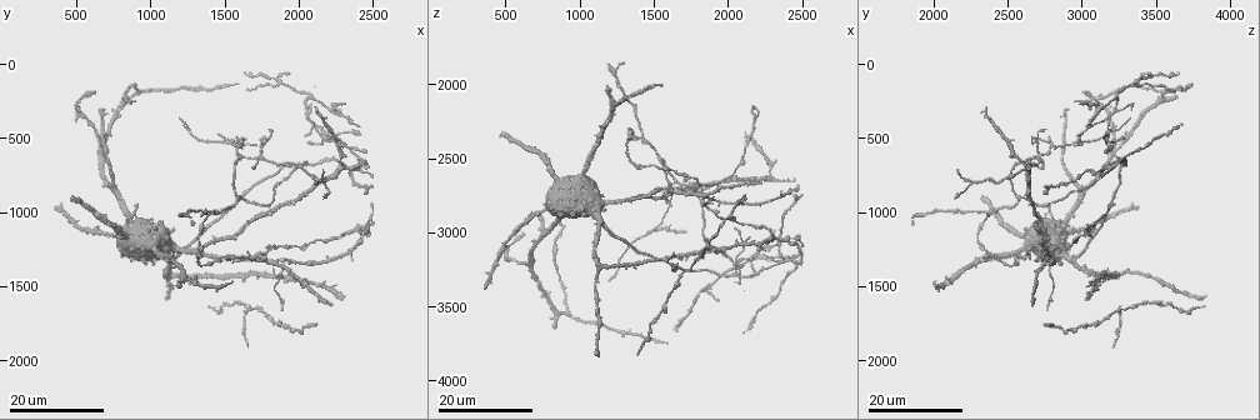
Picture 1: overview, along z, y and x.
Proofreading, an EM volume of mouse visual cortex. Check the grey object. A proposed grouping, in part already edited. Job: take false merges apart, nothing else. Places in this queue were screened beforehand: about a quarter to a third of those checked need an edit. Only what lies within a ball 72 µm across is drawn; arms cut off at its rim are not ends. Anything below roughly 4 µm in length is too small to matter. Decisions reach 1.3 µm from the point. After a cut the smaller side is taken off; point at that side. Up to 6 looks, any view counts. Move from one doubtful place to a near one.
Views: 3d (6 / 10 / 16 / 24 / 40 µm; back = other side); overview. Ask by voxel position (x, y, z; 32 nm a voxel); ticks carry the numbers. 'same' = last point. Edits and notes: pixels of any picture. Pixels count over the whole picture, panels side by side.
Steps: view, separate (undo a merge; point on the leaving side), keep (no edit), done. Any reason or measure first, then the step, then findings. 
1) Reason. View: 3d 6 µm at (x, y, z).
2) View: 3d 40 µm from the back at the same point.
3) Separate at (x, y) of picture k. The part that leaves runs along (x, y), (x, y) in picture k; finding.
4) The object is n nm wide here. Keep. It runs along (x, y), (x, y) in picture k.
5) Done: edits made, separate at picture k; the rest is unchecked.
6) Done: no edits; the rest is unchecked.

View: 3d 16 µm at (1740, 600, 2700).

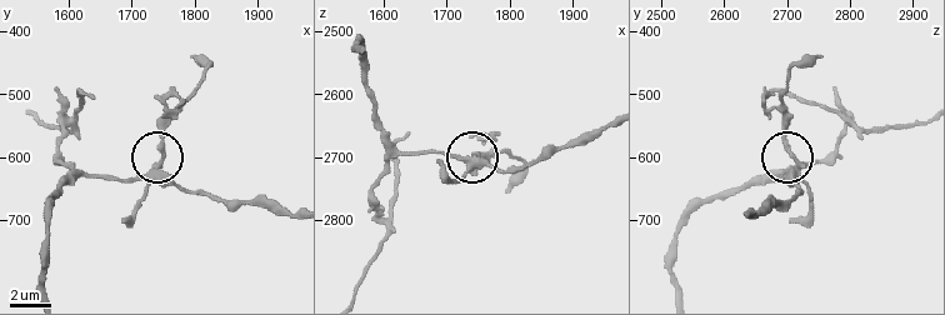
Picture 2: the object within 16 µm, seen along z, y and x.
Closer look. View: 3d 10 µm at (1740, 620, 2715).

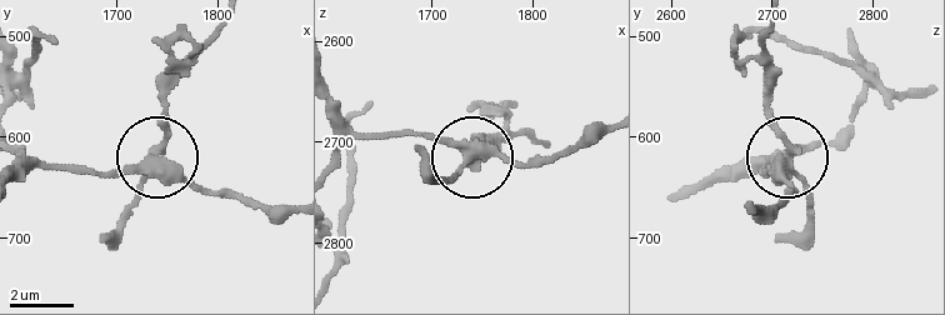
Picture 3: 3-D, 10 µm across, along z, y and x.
View: 3d 10 µm from the back at (1742, 618, 2716).

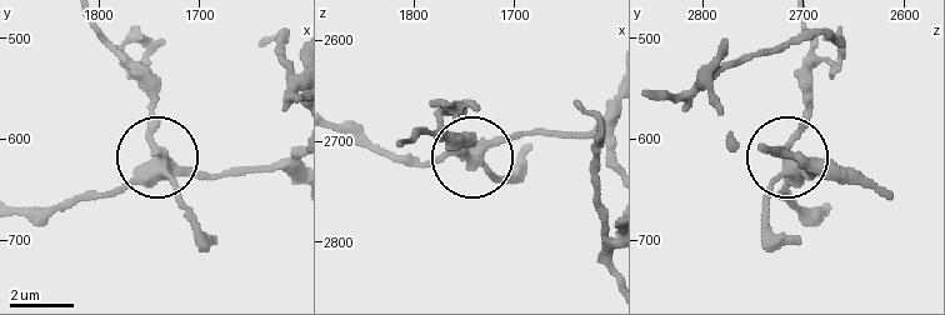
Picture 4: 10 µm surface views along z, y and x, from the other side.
Separate at (183, 204) of picture 4. The part that leaves runs along (161, 166), (150, 89), (96, 24) in picture 4; a second neuron is stuck on.

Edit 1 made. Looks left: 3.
View: overview.

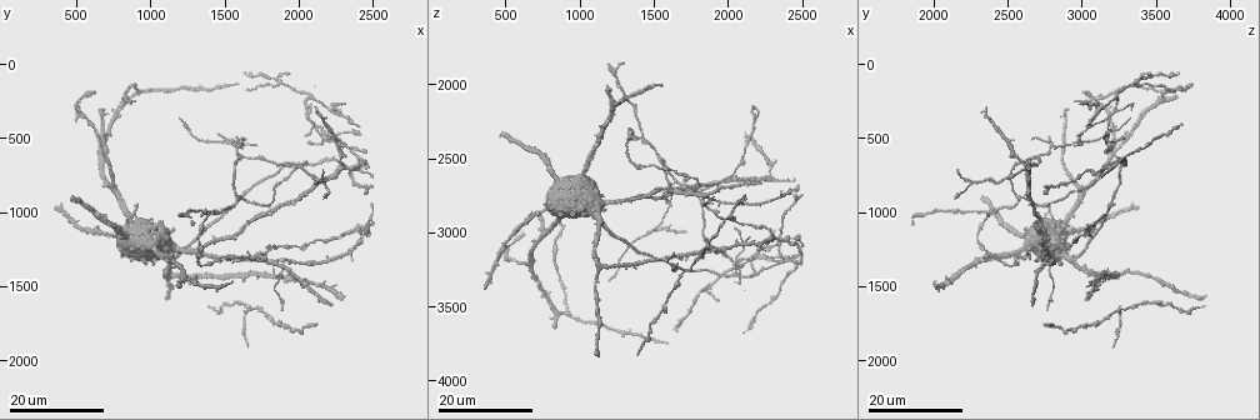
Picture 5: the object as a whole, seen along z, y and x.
Four arms meet. View: 3d 24 µm at (2200, 500, 3160).

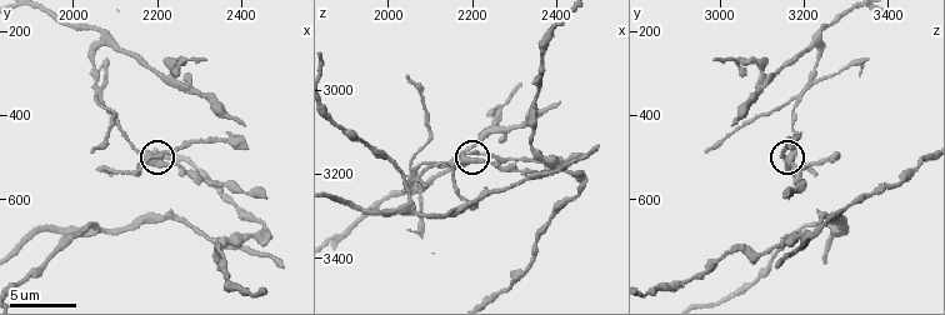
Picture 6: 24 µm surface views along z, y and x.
Zoom in. View: 3d 10 µm at (2190, 500, 3145).

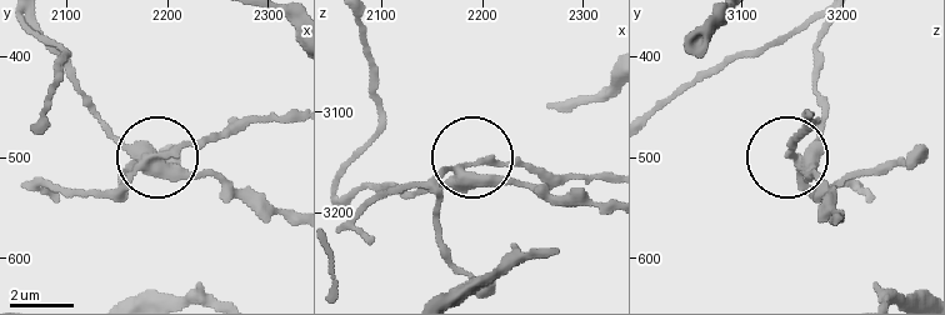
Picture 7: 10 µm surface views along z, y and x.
The side arm is 8 µm long. Separate at (438, 200) of picture 7. The part that leaves runs along (463, 168), (524, 163), (565, 178), (605, 178) in picture 7; a second neuron is stuck on.

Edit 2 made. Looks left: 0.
Done: edits made, separate at picture 4, separate at picture 7; the rest is unchecked.

